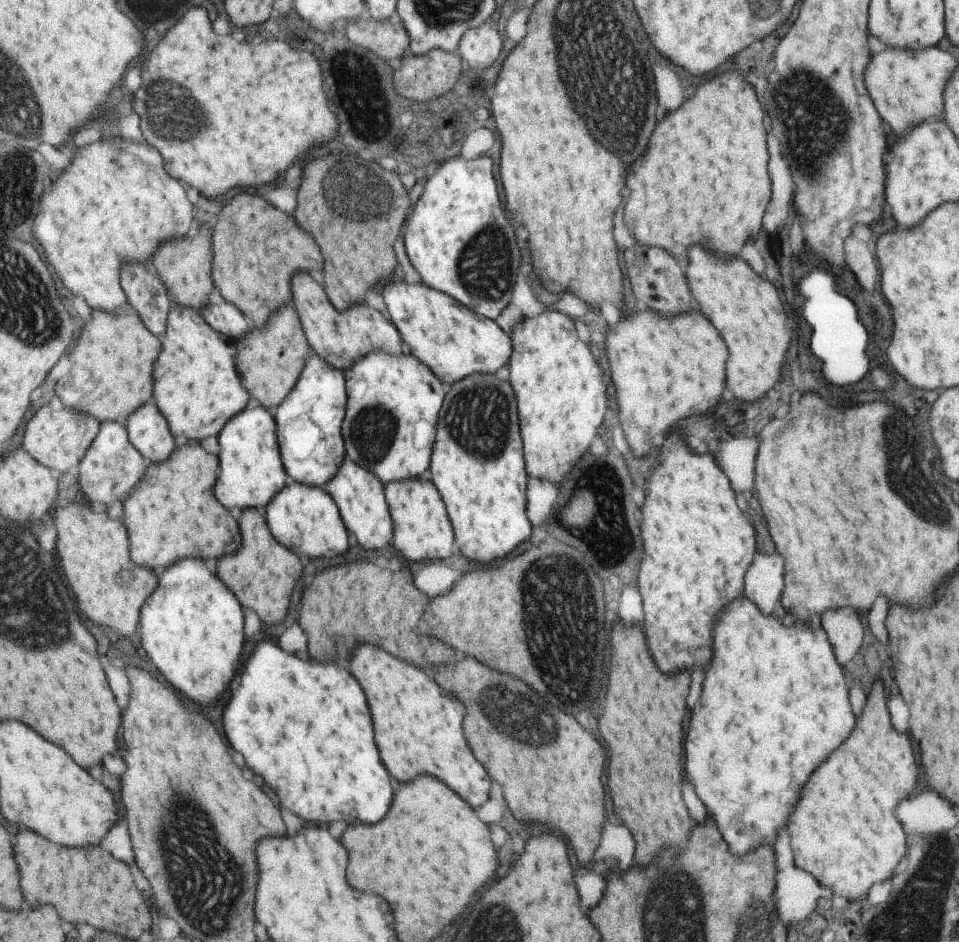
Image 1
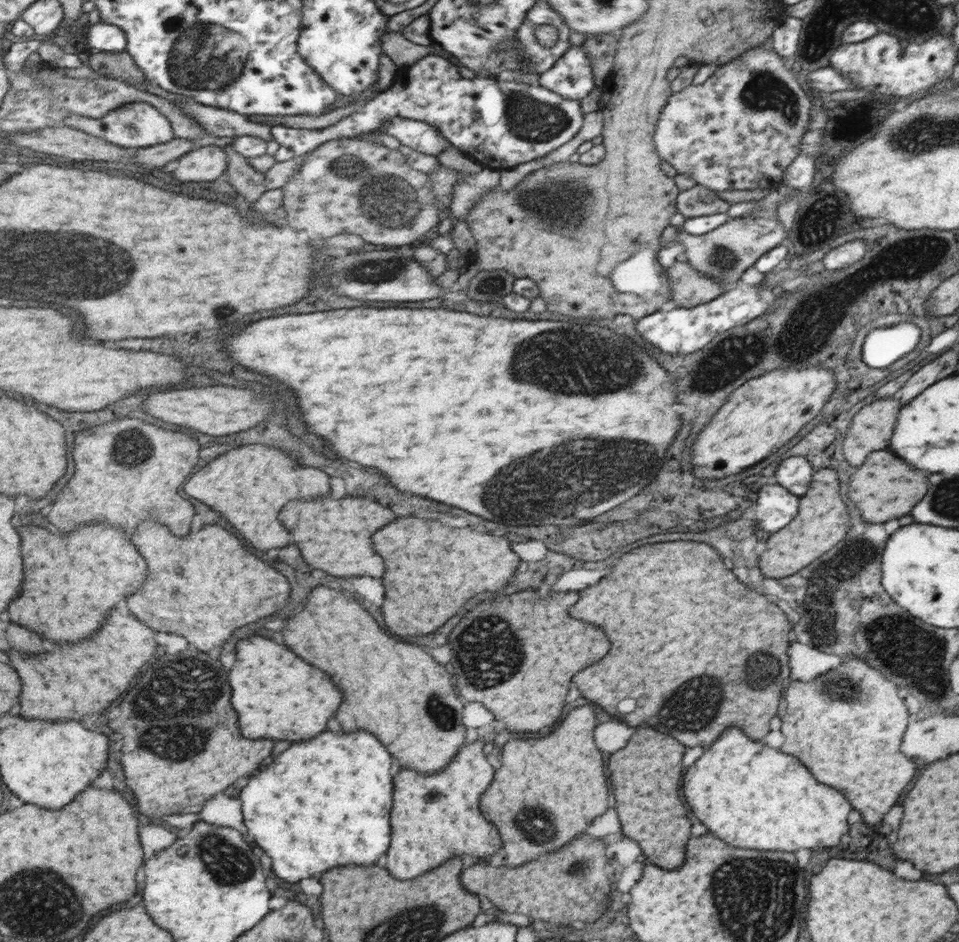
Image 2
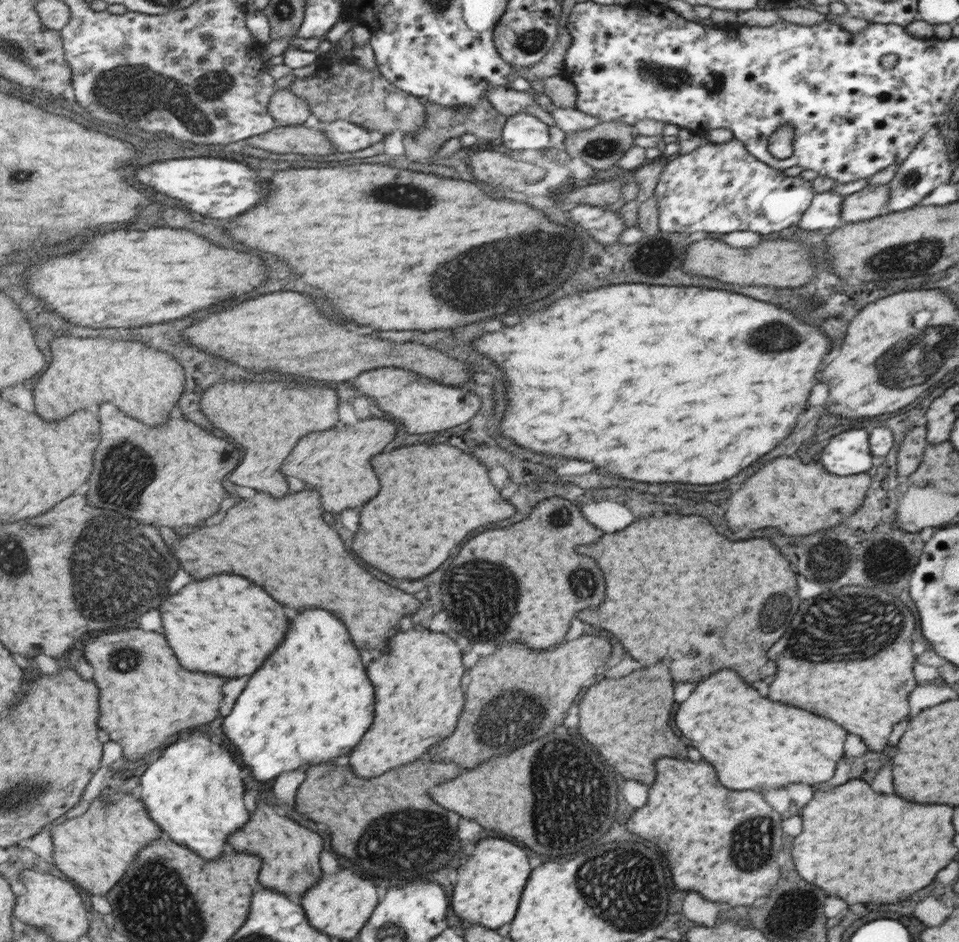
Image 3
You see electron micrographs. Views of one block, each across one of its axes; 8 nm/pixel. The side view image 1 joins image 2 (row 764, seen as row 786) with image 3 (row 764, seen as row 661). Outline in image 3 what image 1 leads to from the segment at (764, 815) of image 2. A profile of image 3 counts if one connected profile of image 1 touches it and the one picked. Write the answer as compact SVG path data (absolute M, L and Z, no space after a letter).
M720 670L708 676L706 680L698 682L692 696L680 704L674 722L678 724L680 732L692 742L692 746L700 750L704 760L710 760L710 764L718 768L718 776L722 776L722 784L726 784L726 788L738 788L738 790L782 788L784 784L792 784L792 782L804 782L804 784L826 782L834 776L846 740L846 729L842 726L812 712L762 698L758 690L742 682L736 670Z

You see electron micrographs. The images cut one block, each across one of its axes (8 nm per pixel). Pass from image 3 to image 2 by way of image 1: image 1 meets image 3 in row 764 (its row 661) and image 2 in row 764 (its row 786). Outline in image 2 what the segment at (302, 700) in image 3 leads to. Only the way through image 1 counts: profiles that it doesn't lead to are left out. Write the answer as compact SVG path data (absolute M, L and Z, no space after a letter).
M324 732L312 742L298 742L276 758L274 764L254 776L242 792L246 824L258 844L272 856L274 870L288 882L302 882L324 872L358 864L374 864L390 844L390 810L392 810L392 758L386 748L368 732Z

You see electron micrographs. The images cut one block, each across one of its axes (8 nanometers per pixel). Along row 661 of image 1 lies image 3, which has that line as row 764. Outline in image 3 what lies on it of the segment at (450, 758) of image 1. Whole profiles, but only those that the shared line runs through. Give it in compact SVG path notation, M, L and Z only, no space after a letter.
M418 623L412 630L398 632L390 638L388 652L370 662L370 680L376 688L376 716L350 758L358 777L374 778L390 771L394 766L398 767L398 764L406 765L420 759L432 744L450 736L450 732L456 728L458 714L464 706L464 690L460 688L460 680L464 674L462 654L450 636L442 632L432 632L428 628Z

